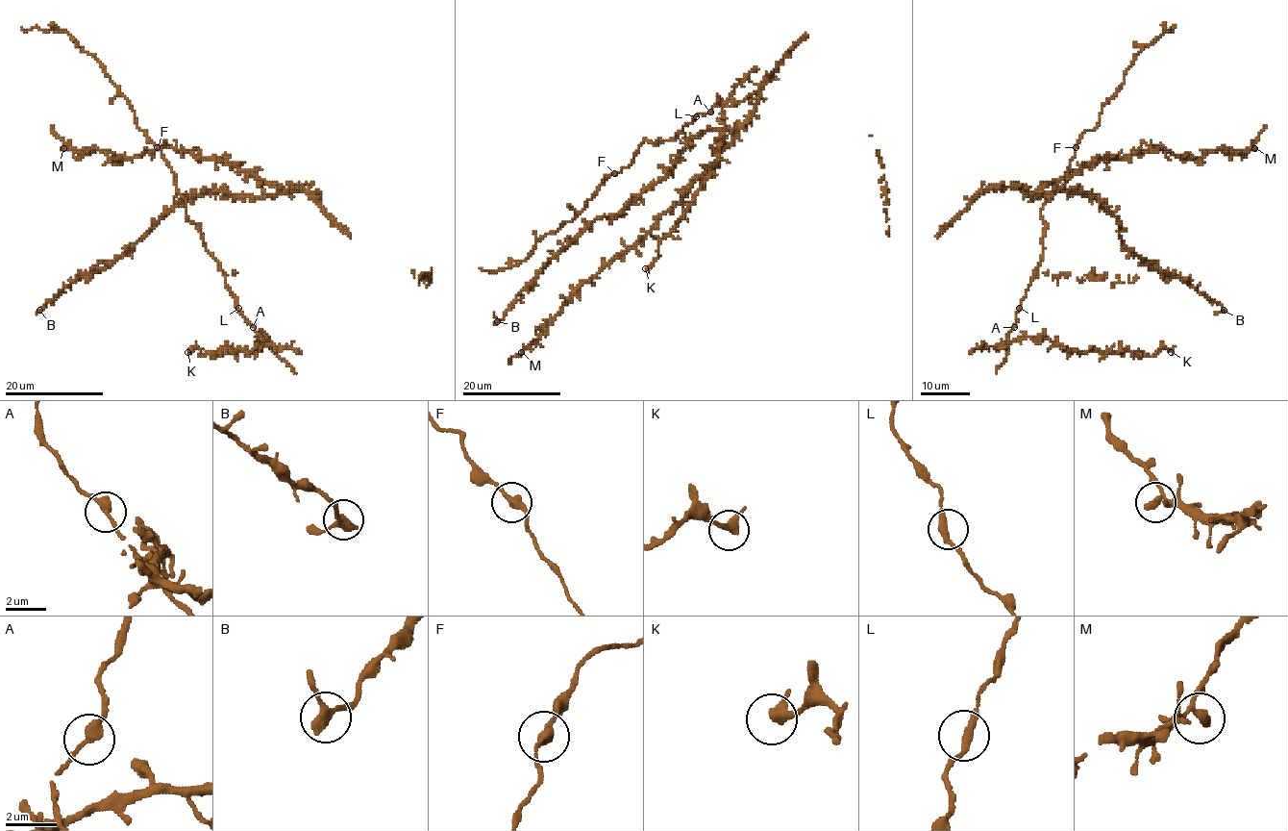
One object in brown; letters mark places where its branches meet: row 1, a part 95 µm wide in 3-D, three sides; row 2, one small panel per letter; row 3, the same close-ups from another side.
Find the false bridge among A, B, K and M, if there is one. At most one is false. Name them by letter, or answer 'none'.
none

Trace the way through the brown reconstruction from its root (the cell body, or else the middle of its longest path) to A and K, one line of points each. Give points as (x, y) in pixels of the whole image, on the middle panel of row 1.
A: (638, 152), (644, 142), (643, 138), (653, 143), (661, 138), (674, 139), (701, 113), (710, 112)
K: (638, 152), (643, 138), (653, 143), (674, 139), (701, 113), (723, 107), (724, 139), (714, 171), (645, 268)

